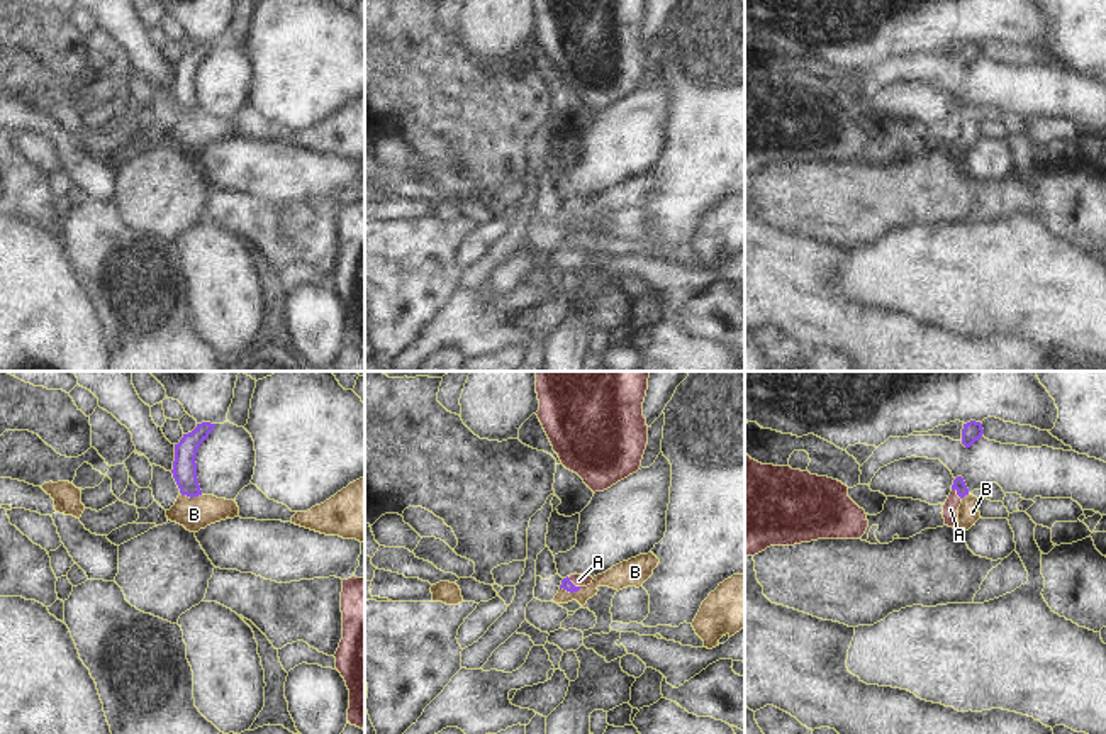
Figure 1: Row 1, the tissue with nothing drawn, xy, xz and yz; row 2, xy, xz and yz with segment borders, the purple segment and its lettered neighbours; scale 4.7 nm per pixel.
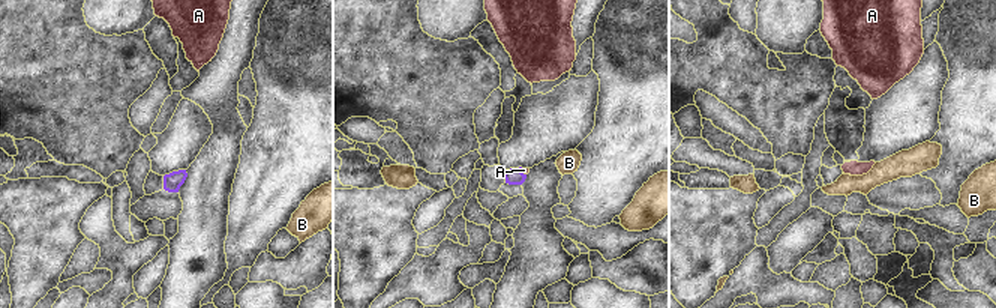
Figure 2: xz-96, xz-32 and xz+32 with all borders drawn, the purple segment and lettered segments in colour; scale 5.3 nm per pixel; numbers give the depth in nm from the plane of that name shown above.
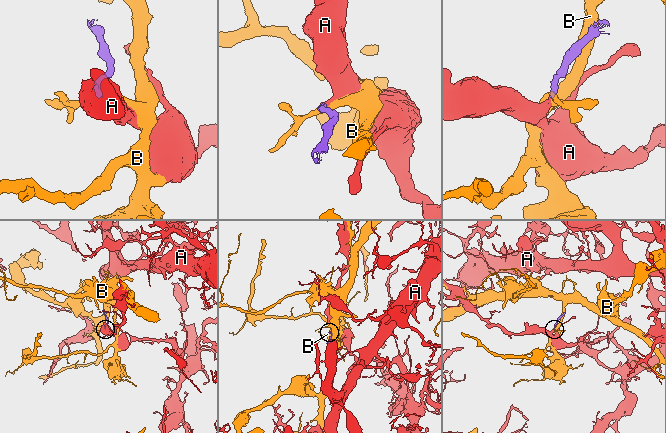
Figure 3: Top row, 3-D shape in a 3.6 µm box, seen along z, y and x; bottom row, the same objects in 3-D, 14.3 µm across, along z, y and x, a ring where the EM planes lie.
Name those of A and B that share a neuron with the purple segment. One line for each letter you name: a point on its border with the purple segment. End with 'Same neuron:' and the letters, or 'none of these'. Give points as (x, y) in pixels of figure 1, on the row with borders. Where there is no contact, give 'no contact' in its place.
A: contact xz (572, 583)
Same neuron: A

